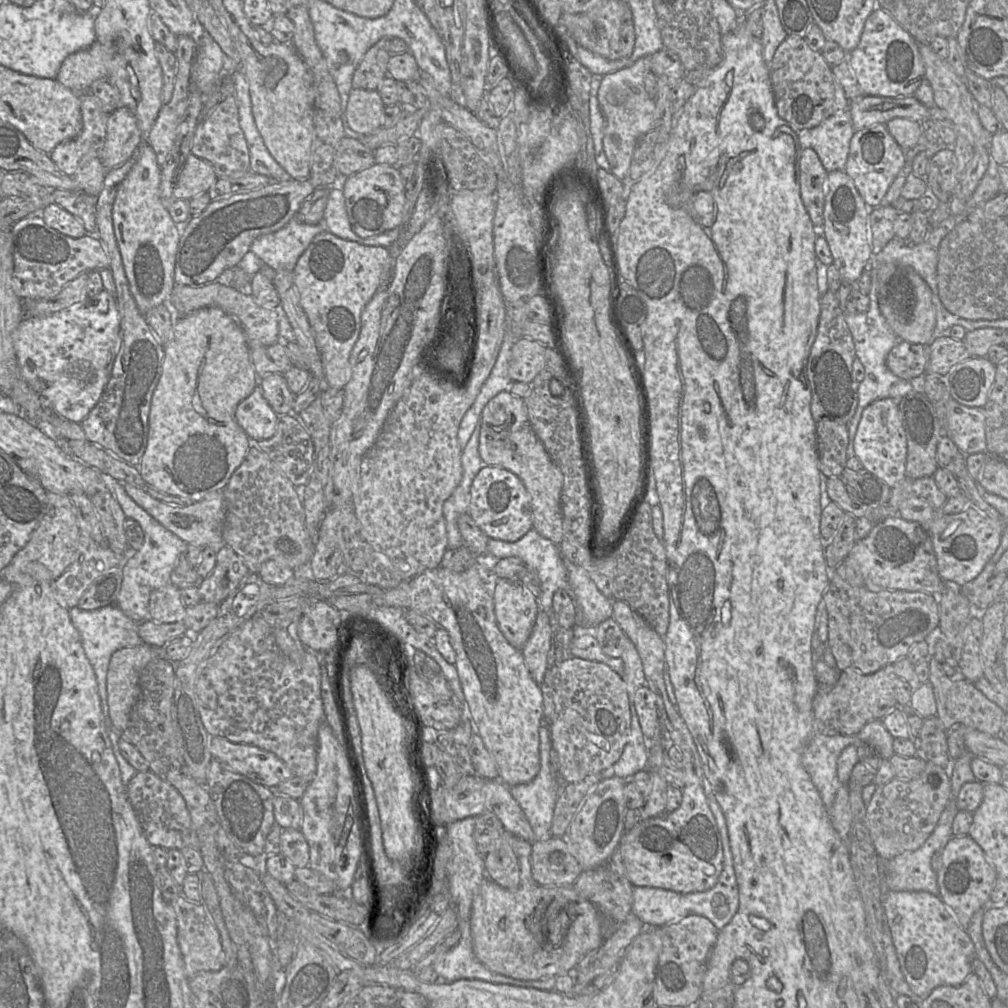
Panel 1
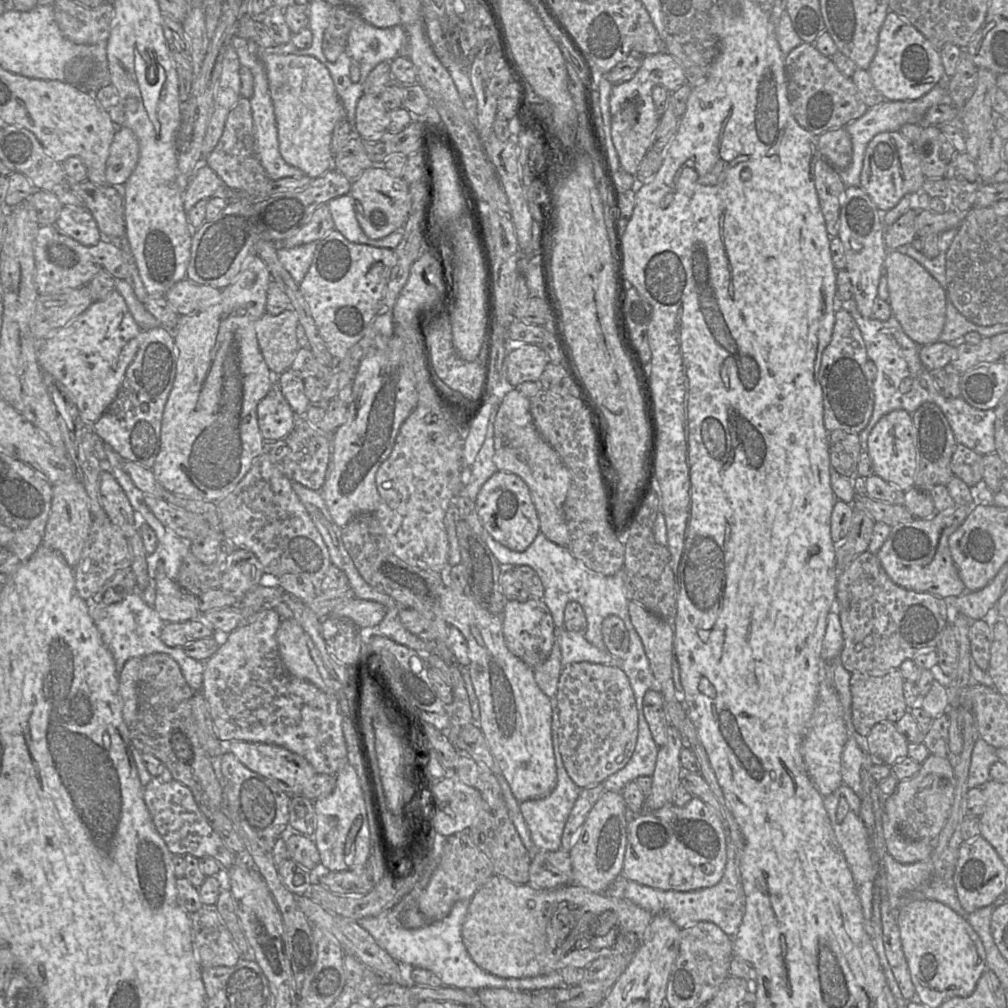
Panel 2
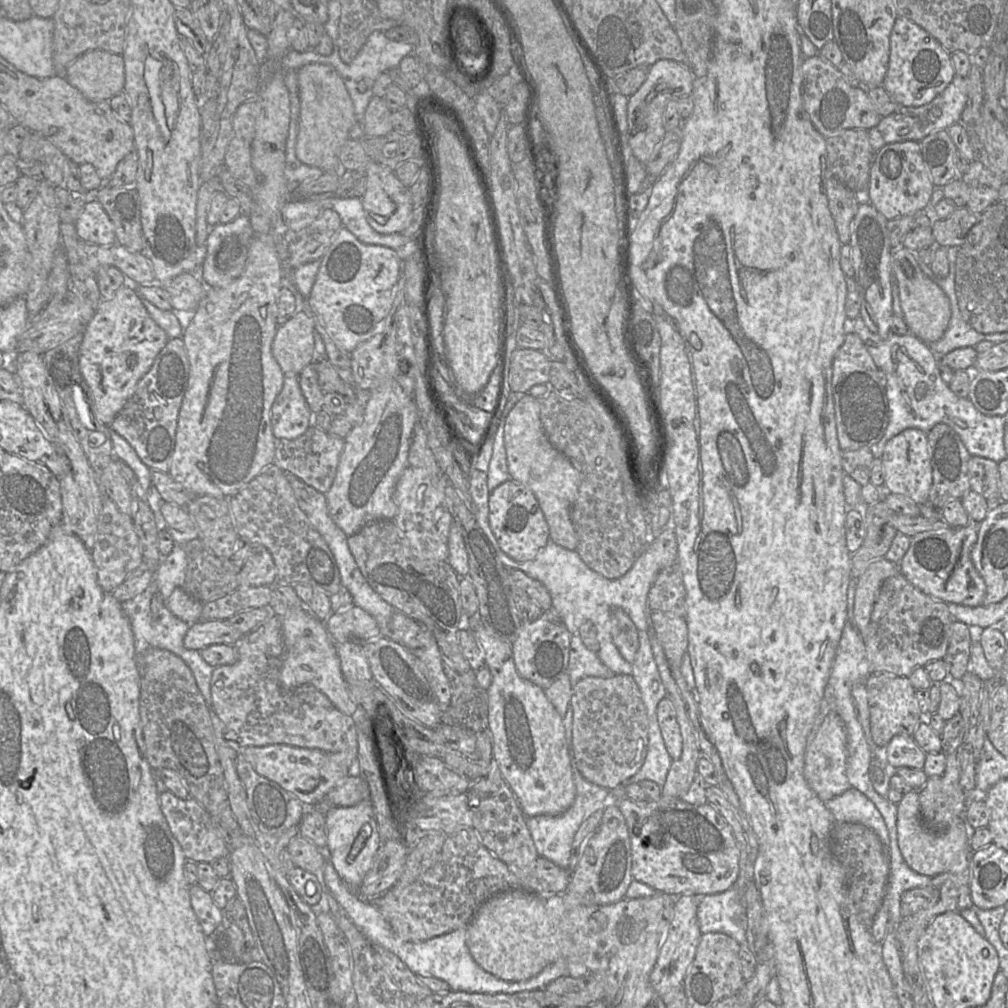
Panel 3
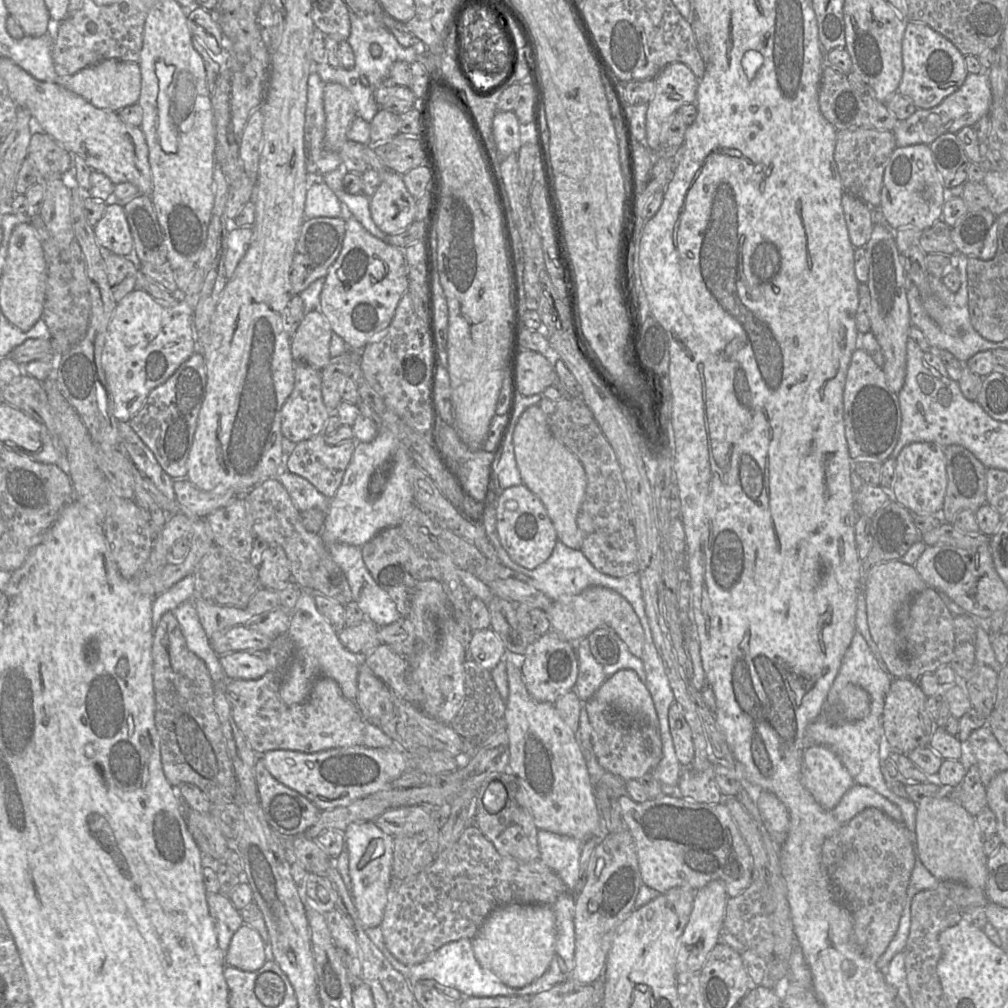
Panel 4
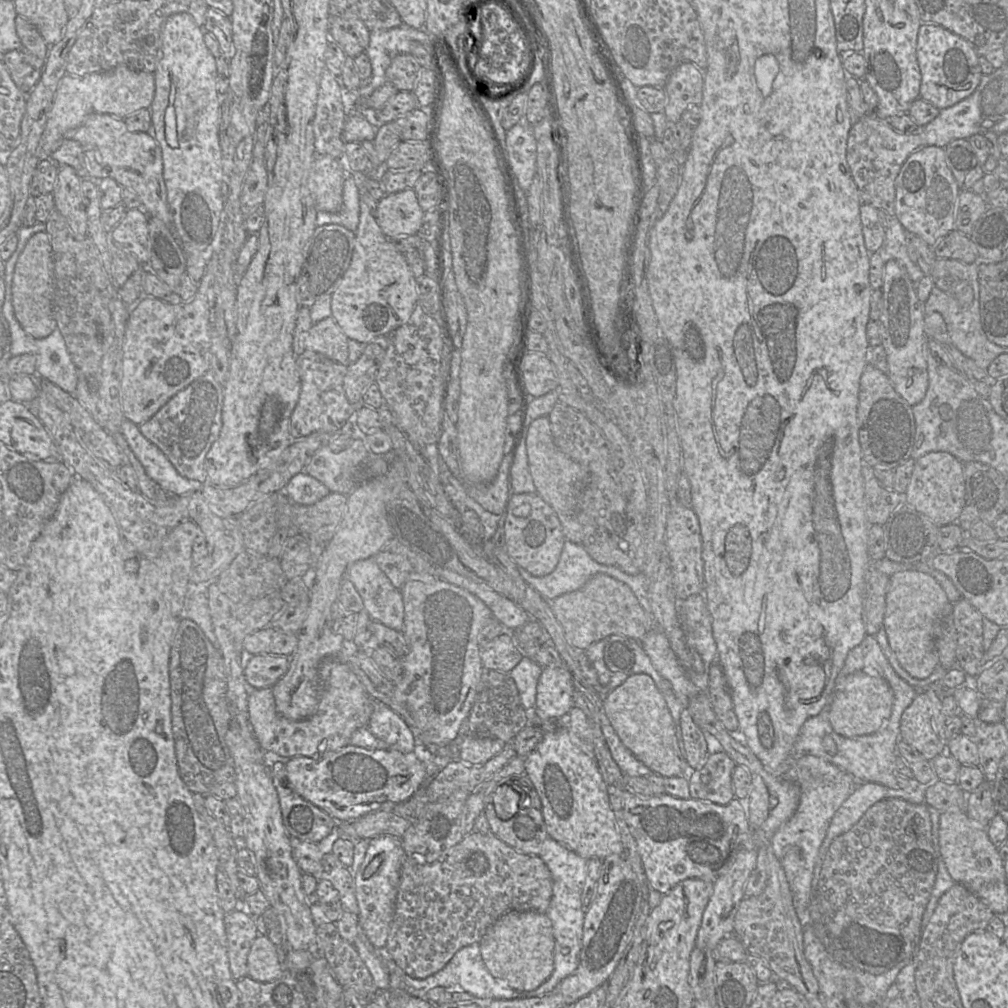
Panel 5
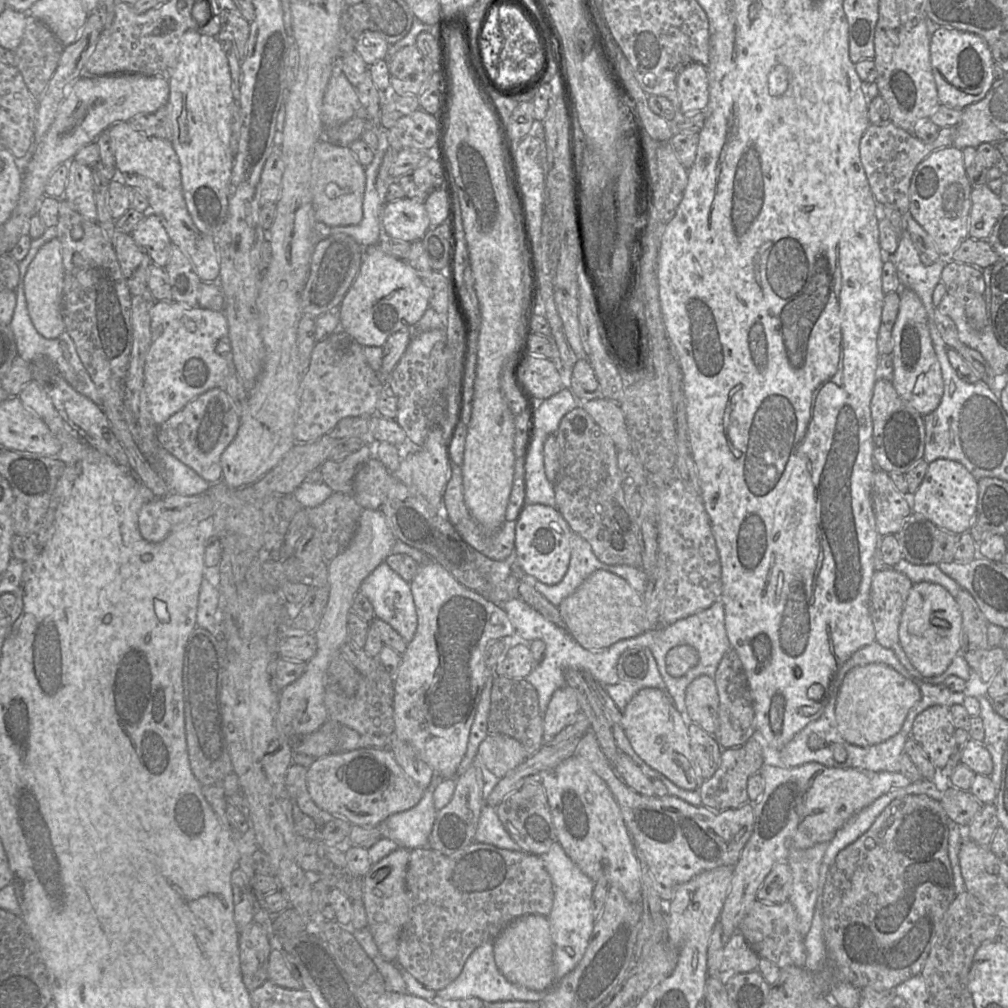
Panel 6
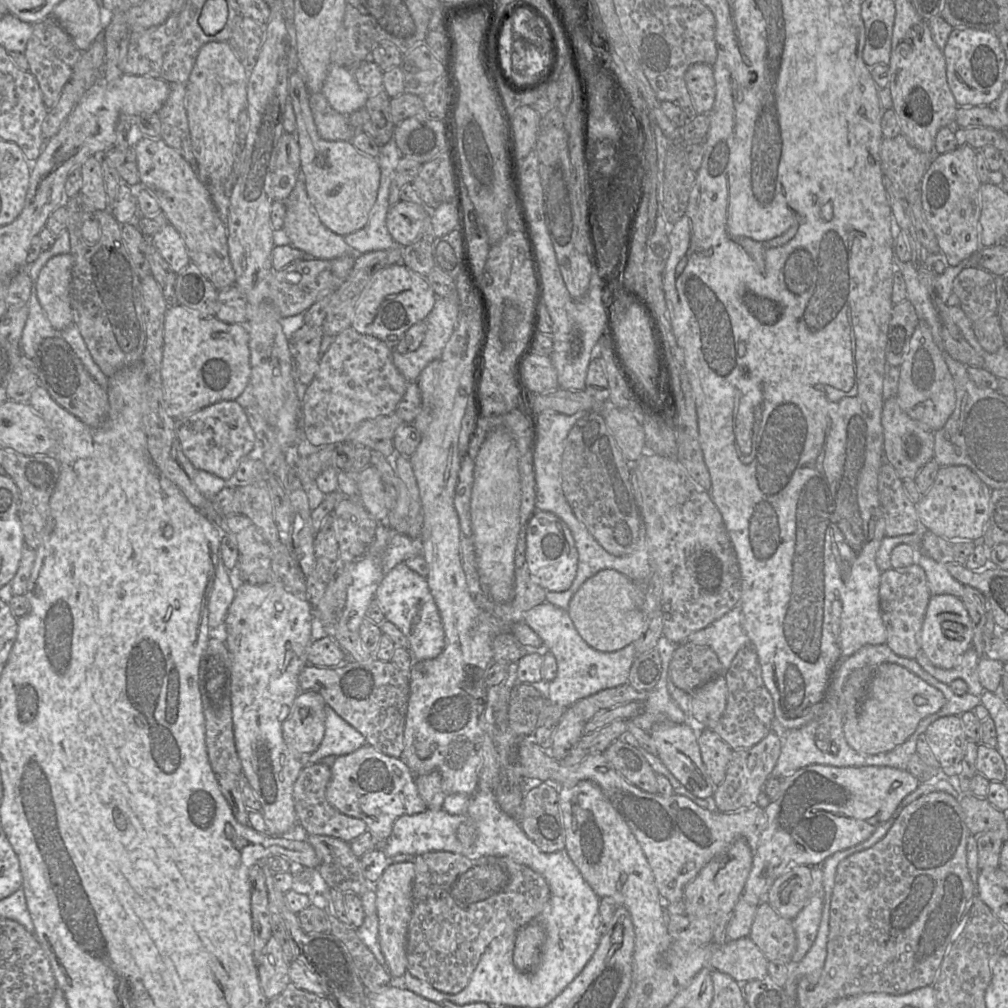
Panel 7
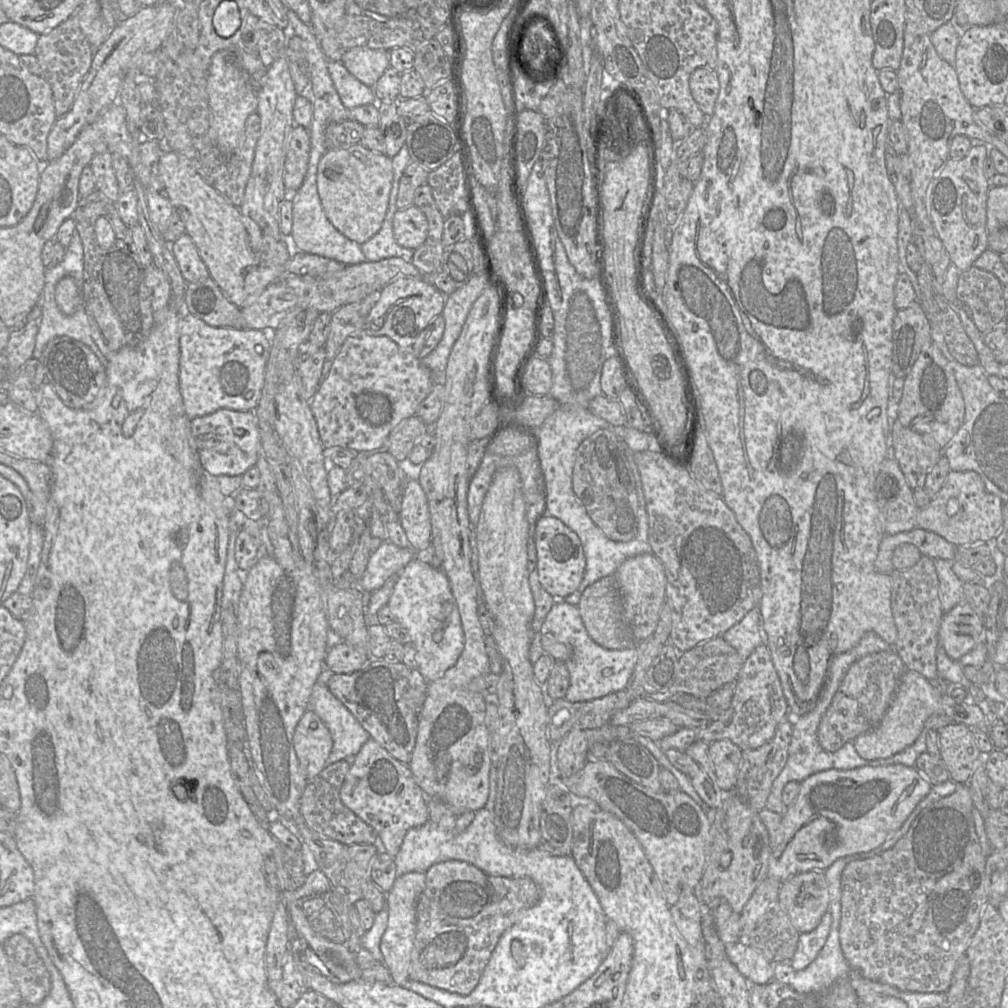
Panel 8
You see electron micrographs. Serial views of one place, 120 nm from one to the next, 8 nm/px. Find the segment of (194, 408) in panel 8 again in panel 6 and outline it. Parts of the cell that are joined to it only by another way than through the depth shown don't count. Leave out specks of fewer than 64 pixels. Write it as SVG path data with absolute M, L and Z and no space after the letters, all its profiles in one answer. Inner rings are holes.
M155 301L149 311L151 318L151 345L145 357L143 368L144 394L147 408L155 424L161 425L180 411L189 402L219 387L229 370L233 370L231 344L228 340L228 324L223 312L190 307L175 302Z

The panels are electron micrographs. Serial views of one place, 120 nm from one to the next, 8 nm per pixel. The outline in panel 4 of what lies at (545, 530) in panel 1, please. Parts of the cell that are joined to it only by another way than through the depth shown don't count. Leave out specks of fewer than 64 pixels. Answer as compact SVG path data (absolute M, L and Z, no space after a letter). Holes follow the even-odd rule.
M538 405L528 407L521 414L514 429L513 445L523 484L544 504L558 540L571 549L580 550L582 532L577 524L577 516L586 491L586 473L581 462L553 435Z

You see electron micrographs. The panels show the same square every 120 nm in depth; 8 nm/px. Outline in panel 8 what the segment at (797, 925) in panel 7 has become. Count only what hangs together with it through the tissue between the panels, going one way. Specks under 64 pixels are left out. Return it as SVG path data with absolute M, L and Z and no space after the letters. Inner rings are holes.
M826 912L814 930L800 933L796 952L790 962L796 971L805 969L815 960L826 942L831 920L830 912Z

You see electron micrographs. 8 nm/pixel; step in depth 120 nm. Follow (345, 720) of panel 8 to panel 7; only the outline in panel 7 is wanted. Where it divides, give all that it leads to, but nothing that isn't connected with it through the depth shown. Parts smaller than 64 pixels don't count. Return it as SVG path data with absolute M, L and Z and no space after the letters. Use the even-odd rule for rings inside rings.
M328 705L325 706L325 735L316 751L312 753L304 753L302 755L308 755L309 763L308 765L313 765L320 763L321 760L328 756L343 756L350 754L360 747L366 744L365 737L357 731L354 727L352 727L349 723L343 720L331 707Z

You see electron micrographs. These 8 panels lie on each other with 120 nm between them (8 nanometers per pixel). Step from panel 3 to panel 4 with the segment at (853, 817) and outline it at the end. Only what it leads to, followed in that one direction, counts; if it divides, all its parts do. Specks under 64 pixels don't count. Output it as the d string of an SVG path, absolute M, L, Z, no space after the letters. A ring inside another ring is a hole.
M860 784L851 787L831 812L840 824L844 824L869 807L878 808L896 822L902 822L902 813L896 804L873 788Z

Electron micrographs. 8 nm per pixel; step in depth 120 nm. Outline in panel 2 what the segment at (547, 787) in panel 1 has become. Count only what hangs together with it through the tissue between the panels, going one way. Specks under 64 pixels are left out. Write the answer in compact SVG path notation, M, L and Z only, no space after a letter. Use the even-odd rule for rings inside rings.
M552 700L552 708L552 742L557 772L556 786L553 791L545 798L519 802L521 813L524 817L534 845L538 850L545 851L557 851L561 849L561 839L566 820L581 790L571 780L563 765L558 741L559 714L554 700Z

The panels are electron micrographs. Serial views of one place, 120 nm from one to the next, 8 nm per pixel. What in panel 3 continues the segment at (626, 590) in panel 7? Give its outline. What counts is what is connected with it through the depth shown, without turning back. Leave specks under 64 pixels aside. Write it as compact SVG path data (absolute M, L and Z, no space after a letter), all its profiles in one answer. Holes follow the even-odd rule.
M613 609L610 615L612 641L621 656L629 663L635 659L639 648L638 631L630 617L622 609Z

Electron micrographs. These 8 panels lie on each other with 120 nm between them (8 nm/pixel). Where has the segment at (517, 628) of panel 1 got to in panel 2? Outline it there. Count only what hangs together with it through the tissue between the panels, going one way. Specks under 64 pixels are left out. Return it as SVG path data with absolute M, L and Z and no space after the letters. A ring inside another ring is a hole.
M530 598L526 602L508 600L505 603L501 619L505 643L513 655L531 668L548 659L555 642L556 627L549 608L542 600L534 598Z

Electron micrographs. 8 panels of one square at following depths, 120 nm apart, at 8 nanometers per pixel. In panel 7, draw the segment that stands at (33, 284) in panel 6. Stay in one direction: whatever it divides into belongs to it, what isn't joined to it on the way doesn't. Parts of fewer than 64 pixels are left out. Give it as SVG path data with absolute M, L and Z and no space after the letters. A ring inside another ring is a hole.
M70 254L53 256L41 269L35 282L39 303L56 330L64 330L73 323L70 298L72 266Z

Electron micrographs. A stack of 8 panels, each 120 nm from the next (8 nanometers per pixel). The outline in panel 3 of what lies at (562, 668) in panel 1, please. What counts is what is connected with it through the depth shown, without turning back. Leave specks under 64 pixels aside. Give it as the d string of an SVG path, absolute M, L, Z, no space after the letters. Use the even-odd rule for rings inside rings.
M632 676L584 677L572 686L572 751L582 776L613 790L642 767L648 750L648 719Z

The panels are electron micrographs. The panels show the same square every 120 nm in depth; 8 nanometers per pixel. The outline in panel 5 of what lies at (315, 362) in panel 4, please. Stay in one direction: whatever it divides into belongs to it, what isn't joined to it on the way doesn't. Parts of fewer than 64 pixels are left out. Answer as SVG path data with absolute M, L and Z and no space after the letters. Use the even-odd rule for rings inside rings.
M333 317L312 325L305 340L306 350L320 353L340 364L348 365L348 340Z

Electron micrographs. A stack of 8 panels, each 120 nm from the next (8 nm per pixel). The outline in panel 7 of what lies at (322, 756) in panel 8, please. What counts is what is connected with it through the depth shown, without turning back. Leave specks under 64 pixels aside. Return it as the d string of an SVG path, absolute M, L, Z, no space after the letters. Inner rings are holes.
M313 690L300 691L282 723L287 746L299 754L312 753L325 735L325 700Z

